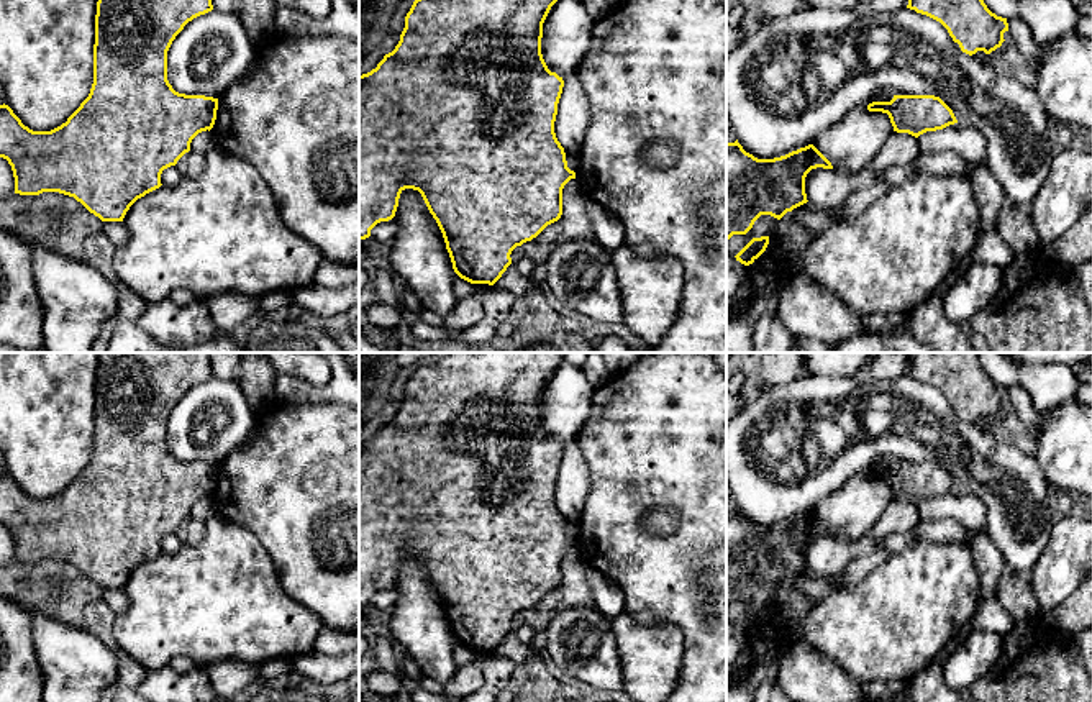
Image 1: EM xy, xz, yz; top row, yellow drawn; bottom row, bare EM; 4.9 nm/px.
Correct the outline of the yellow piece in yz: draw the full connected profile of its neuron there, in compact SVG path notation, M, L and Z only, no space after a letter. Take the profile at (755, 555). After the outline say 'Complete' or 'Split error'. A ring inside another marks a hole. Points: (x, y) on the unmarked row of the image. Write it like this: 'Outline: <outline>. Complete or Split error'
Outline: M726 510L726 609L746 602L761 582L780 587L807 571L805 545L812 536L833 536L808 512L785 523L758 526L738 510Z. Complete

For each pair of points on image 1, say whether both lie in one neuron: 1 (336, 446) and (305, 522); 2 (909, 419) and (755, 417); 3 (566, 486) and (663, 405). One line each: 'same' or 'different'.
1: same
2: same
3: different

